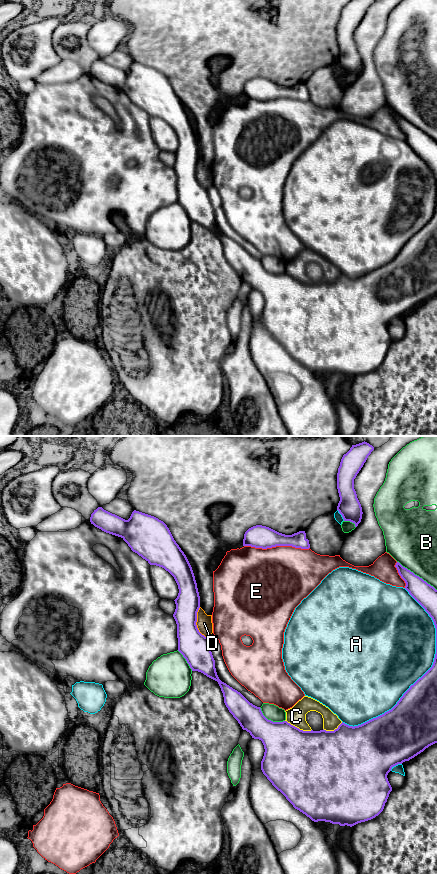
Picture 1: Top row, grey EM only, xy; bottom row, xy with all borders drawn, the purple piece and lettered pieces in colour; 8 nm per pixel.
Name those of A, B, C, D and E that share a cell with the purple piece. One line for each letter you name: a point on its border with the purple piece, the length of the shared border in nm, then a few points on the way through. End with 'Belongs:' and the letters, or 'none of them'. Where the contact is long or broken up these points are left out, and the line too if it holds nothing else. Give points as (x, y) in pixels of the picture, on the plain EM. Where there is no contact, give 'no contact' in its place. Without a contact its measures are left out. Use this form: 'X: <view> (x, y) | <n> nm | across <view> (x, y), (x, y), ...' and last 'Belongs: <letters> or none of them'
Belongs: none of them

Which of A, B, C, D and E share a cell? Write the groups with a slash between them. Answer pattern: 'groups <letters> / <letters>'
groups A / B D / C / E

